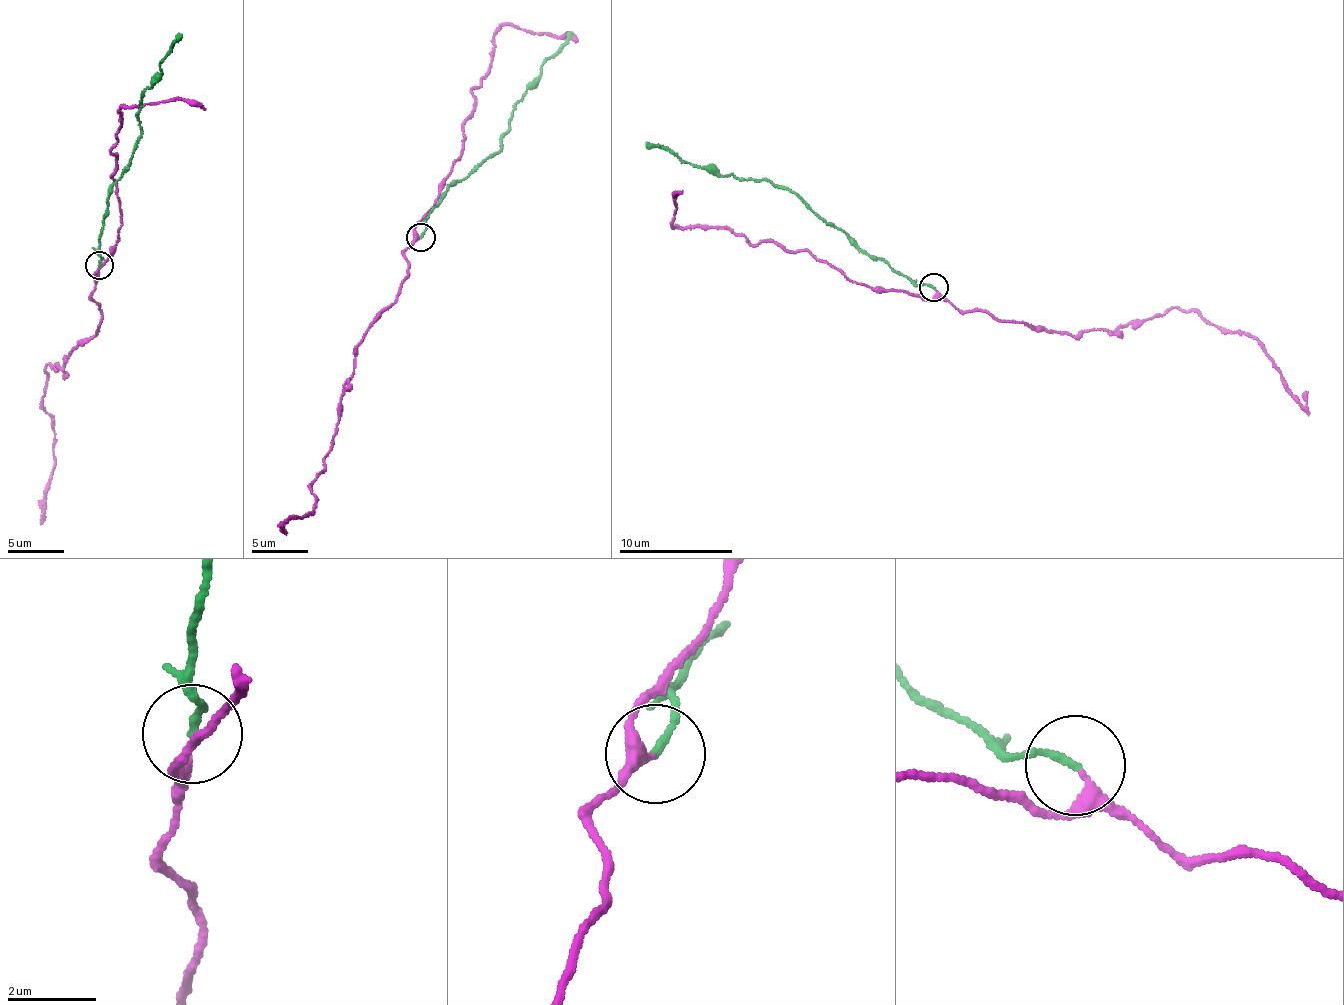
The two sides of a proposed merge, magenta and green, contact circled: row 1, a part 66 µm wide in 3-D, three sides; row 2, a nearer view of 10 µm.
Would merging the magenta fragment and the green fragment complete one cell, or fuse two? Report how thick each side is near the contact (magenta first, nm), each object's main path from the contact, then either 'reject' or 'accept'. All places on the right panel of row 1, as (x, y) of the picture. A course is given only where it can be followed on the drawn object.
240/150 nm | magenta via (934, 289), (962, 311), (1073, 336), (1175, 308), (1198, 311), (1257, 341), (1309, 414) | green via (934, 286), (914, 284), (881, 258), (873, 259), (797, 197), (762, 179), (707, 172), (645, 142) | accept

